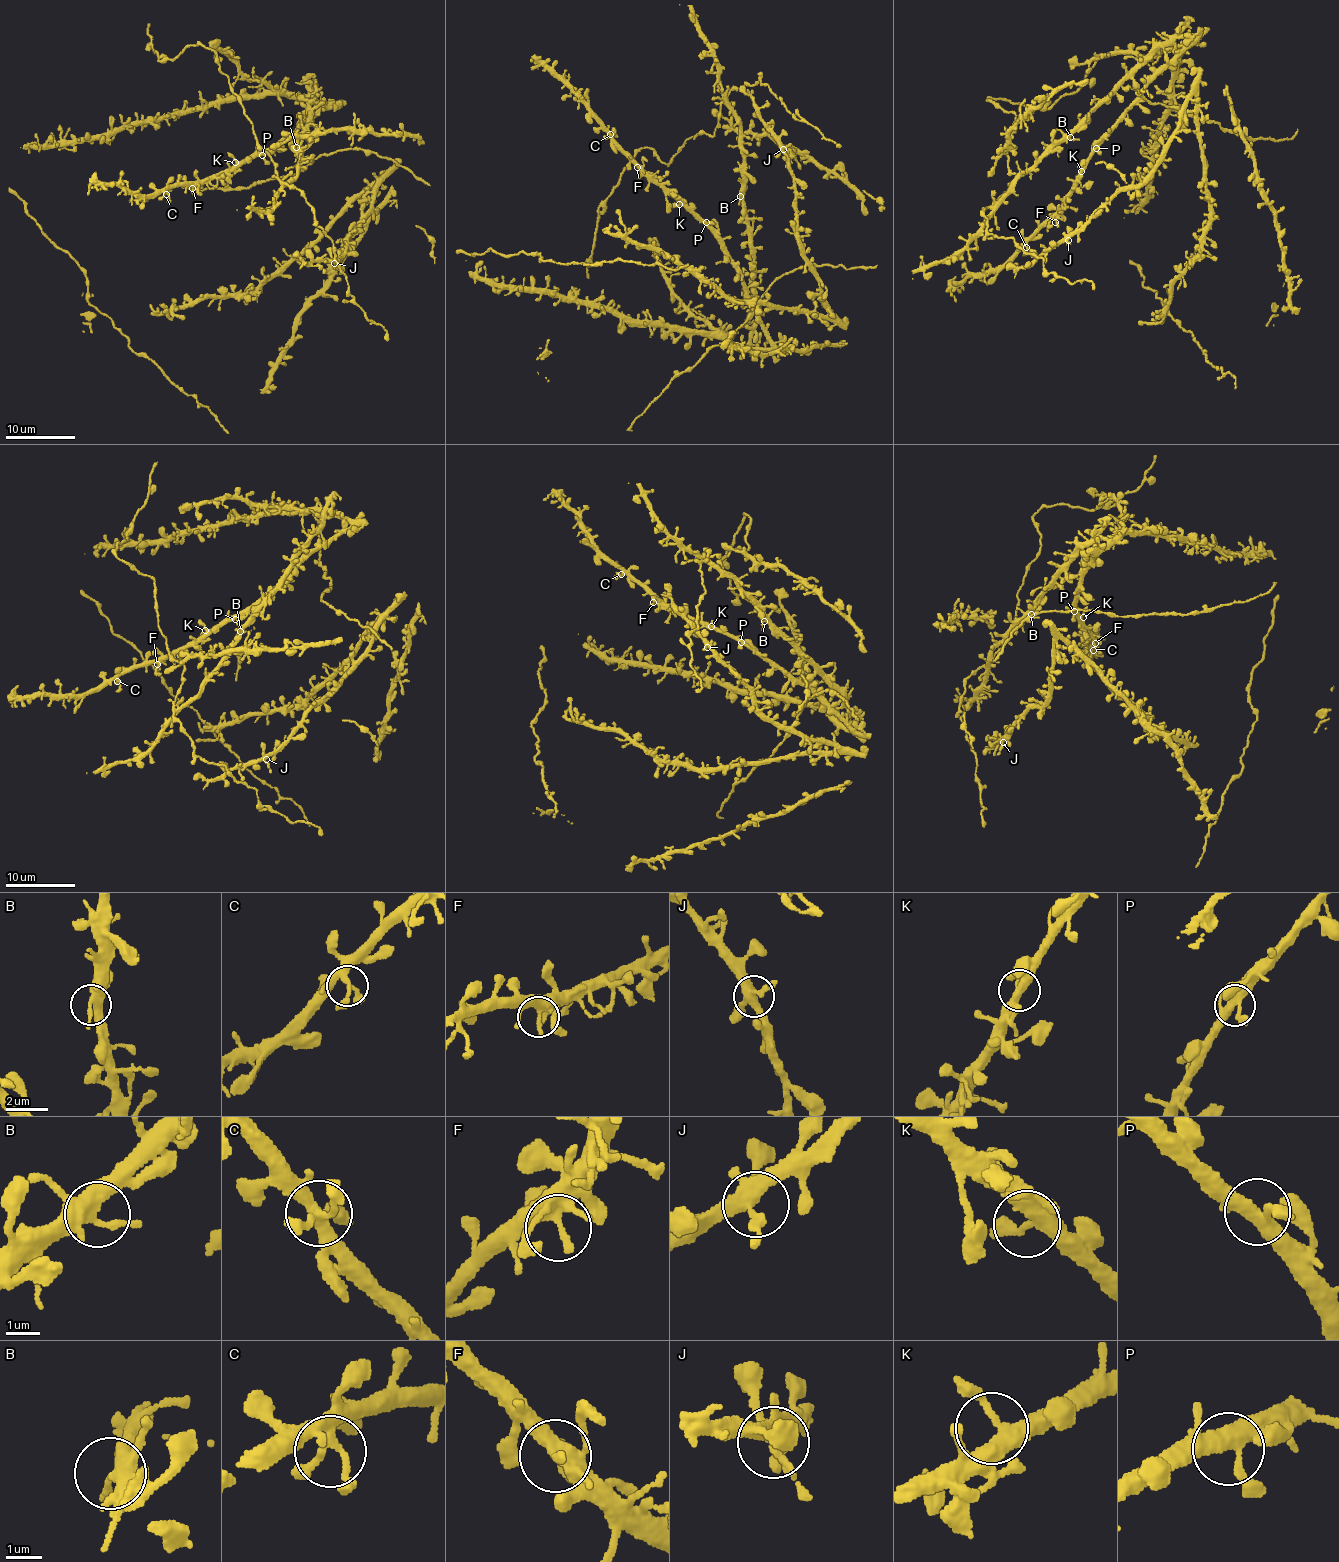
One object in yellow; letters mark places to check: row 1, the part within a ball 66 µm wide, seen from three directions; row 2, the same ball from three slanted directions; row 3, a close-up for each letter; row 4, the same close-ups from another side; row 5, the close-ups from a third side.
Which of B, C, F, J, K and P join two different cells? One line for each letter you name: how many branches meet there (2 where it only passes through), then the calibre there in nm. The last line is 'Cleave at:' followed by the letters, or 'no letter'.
Cleave at: no letter

